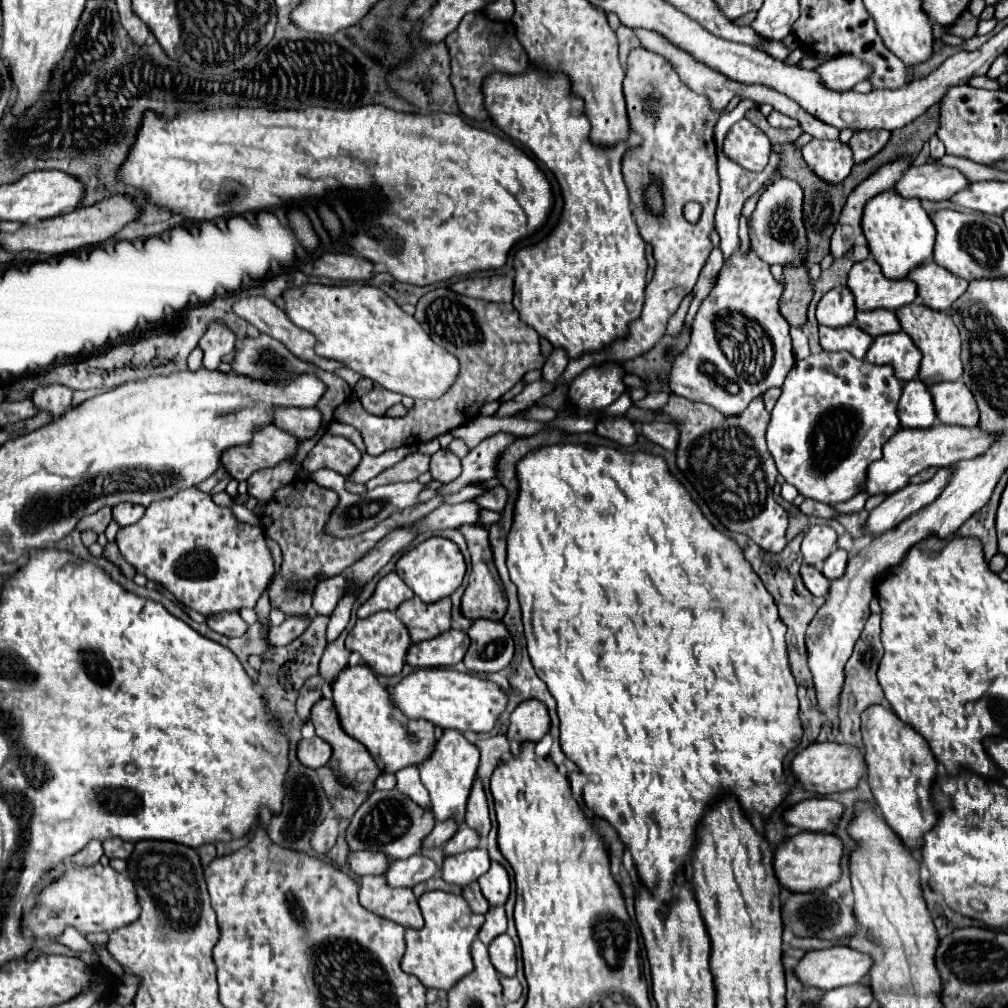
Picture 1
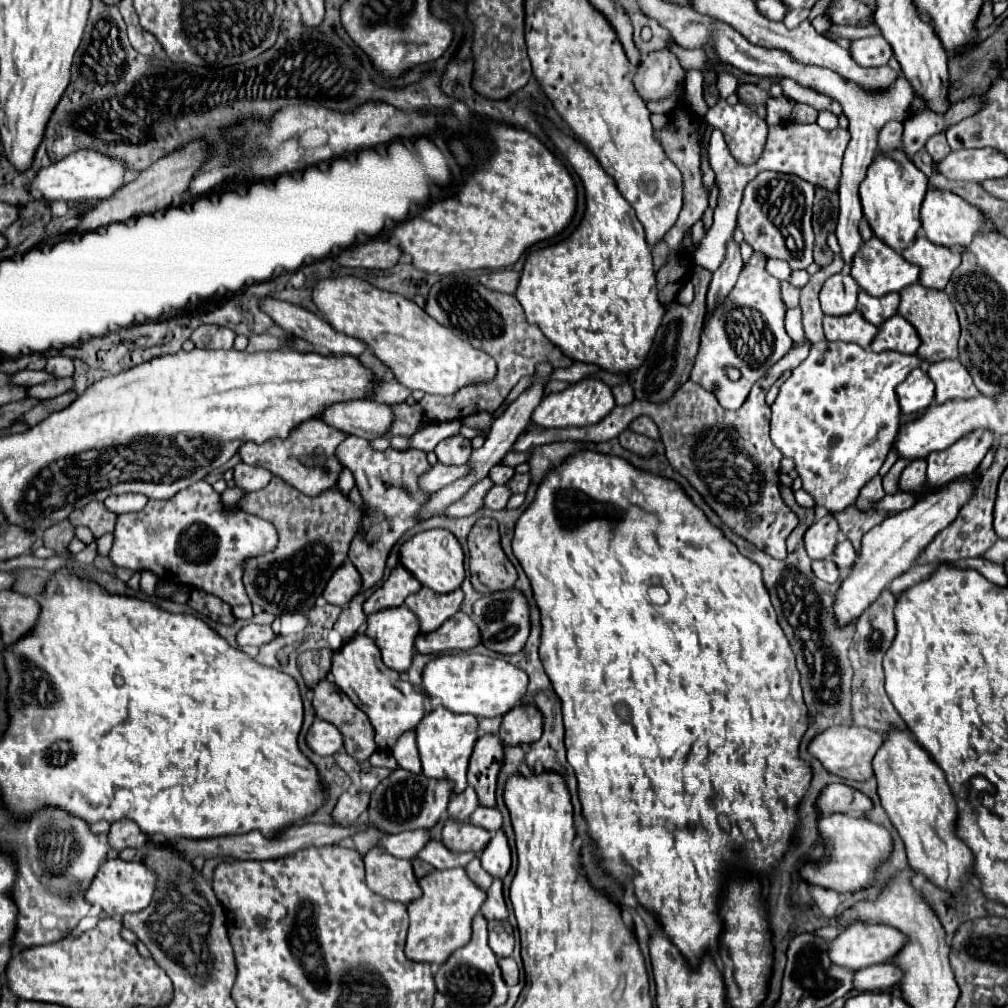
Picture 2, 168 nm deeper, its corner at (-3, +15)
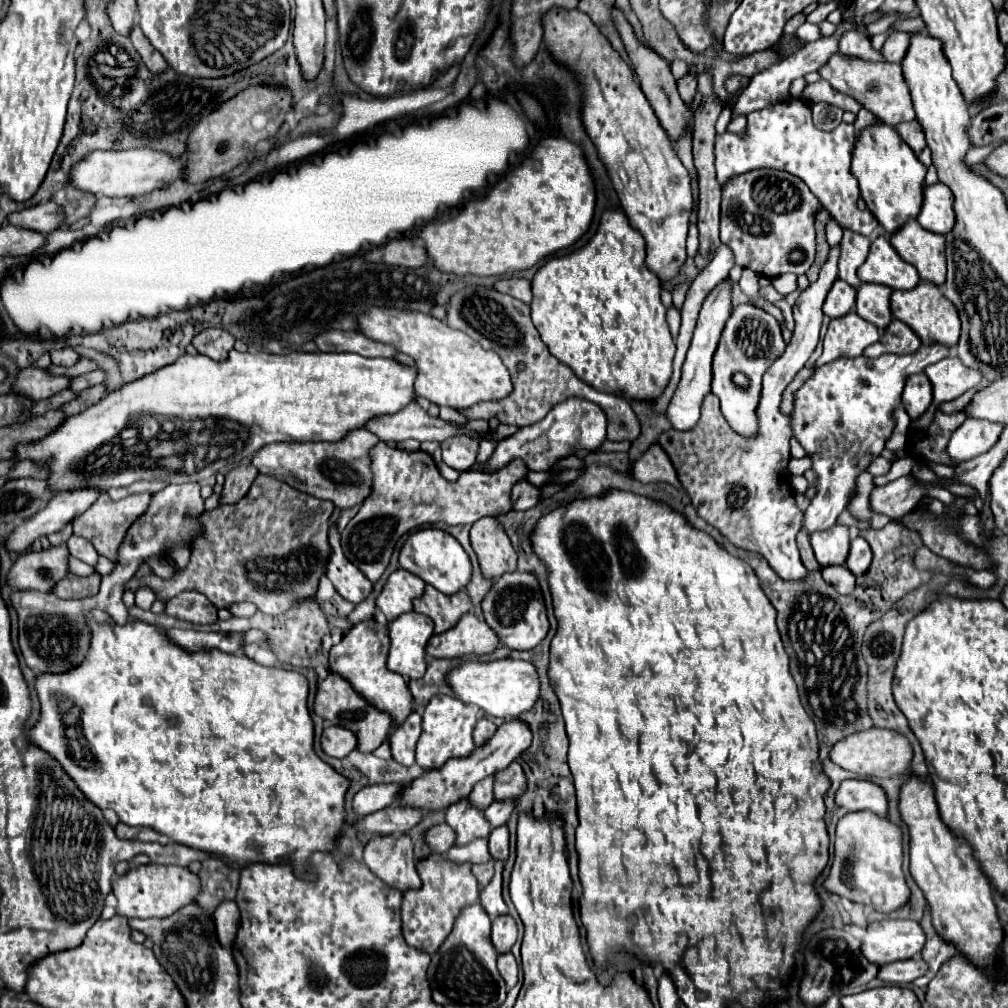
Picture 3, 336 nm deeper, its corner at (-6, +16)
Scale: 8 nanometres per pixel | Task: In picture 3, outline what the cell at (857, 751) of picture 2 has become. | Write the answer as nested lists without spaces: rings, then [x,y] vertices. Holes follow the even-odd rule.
[[[870,728],[870,730],[856,732],[856,734],[848,736],[846,740],[840,740],[832,748],[830,758],[834,764],[858,774],[860,778],[892,778],[892,776],[900,776],[900,774],[910,772],[914,752],[912,752],[908,738],[904,738],[900,732]]]

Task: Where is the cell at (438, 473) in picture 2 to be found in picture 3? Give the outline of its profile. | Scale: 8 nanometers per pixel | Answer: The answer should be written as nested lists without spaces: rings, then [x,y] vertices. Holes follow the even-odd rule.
[[[568,398],[566,402],[552,408],[552,412],[548,412],[548,416],[544,420],[540,420],[538,424],[520,428],[514,436],[500,440],[496,444],[492,458],[486,464],[474,464],[472,470],[494,472],[494,470],[504,468],[504,464],[508,464],[510,460],[520,458],[526,462],[526,466],[530,470],[550,472],[558,460],[576,456],[580,452],[594,452],[602,446],[604,440],[606,440],[606,416],[600,410],[600,406],[596,406],[588,400]]]

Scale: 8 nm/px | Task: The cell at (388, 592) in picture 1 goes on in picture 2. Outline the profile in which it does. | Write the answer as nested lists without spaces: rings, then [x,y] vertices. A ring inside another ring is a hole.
[[[397,565],[383,585],[363,603],[363,611],[365,615],[371,615],[387,607],[399,607],[411,593],[417,593],[419,589],[421,583],[409,571],[405,571],[403,565]]]

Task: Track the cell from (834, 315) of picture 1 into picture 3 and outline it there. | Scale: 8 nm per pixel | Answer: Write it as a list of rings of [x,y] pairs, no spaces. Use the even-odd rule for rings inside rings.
[[[836,280],[832,290],[826,296],[824,314],[830,318],[840,318],[854,308],[854,302],[856,302],[856,290],[852,286],[848,286],[846,282]]]

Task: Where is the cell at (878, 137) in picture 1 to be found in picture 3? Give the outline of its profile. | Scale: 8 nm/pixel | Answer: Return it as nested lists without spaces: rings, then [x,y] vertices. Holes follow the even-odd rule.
[[[916,120],[898,124],[898,126],[896,126],[896,132],[900,134],[900,138],[902,138],[916,154],[920,154],[920,152],[926,148],[926,140],[924,140],[922,126],[920,126]]]

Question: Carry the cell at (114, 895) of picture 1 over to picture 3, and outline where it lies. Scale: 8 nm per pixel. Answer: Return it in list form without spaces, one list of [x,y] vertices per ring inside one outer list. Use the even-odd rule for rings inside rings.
[[[146,864],[138,866],[132,872],[126,872],[112,886],[114,896],[118,898],[116,912],[126,918],[168,918],[184,904],[198,900],[200,894],[200,878],[184,866],[162,866],[162,864]]]

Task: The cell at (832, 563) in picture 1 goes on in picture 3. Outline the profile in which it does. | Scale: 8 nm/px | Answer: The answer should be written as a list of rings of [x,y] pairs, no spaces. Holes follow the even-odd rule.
[[[856,536],[856,538],[850,542],[850,556],[848,556],[846,566],[850,568],[850,572],[852,572],[854,576],[862,576],[862,574],[866,574],[866,570],[870,568],[870,562],[872,562],[870,544],[868,544],[862,536]]]

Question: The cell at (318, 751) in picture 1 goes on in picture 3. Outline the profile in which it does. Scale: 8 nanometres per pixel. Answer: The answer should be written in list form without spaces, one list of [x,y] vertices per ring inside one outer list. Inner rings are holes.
[[[330,726],[322,734],[322,750],[334,758],[346,758],[358,746],[356,736],[340,726]]]

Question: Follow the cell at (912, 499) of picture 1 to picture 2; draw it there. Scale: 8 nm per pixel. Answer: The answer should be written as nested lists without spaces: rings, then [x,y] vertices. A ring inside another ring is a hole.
[[[973,431],[961,441],[945,451],[935,451],[927,459],[927,479],[925,489],[943,487],[949,481],[973,473],[983,461],[985,453],[993,445],[993,435],[989,431]]]

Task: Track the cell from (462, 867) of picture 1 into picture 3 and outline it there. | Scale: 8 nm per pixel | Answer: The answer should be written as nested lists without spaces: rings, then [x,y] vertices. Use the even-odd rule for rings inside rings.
[[[468,798],[452,804],[452,808],[448,808],[446,814],[446,824],[450,828],[454,828],[456,832],[456,844],[468,844],[476,838],[486,838],[490,834],[490,824],[484,818],[484,812],[478,808],[472,808],[472,804],[468,804]]]

